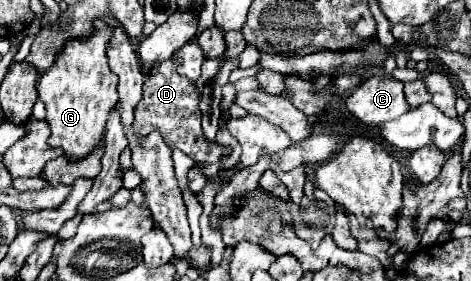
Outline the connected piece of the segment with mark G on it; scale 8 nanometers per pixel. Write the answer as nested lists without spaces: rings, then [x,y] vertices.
[[[101,18],[93,20],[93,34],[85,40],[67,40],[57,52],[55,62],[47,68],[39,82],[37,92],[45,102],[51,136],[49,144],[53,148],[63,148],[69,158],[83,158],[87,152],[101,144],[105,122],[117,100],[117,80],[107,62],[107,44],[113,36],[113,28]]]

